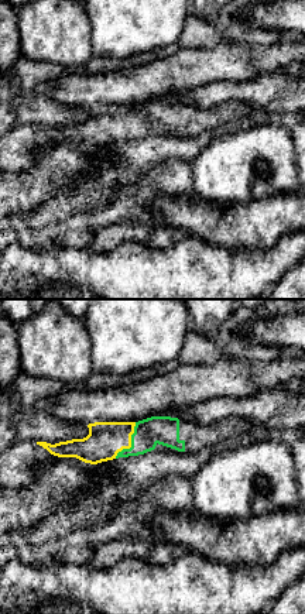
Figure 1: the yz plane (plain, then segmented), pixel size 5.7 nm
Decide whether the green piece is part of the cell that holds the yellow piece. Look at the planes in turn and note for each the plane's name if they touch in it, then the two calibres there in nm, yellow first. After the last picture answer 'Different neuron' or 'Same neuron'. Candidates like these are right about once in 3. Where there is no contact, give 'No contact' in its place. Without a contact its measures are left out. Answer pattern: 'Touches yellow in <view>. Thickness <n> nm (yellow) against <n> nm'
Touches yellow in yz. Thickness 200 nm (yellow) against 160 nm

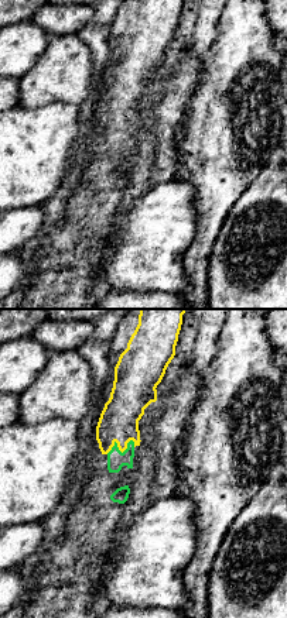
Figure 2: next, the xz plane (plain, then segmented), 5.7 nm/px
Touches yellow in xz. Thickness 220 nm (yellow) against 100 nm

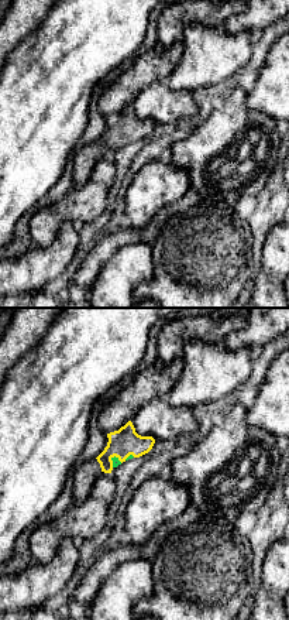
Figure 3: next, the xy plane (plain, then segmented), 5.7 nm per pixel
Touches yellow in xy. Thickness 160 nm (yellow) against 50 nm

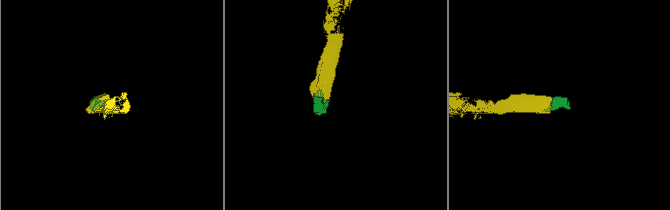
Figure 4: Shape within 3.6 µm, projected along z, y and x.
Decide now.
Same neuron

